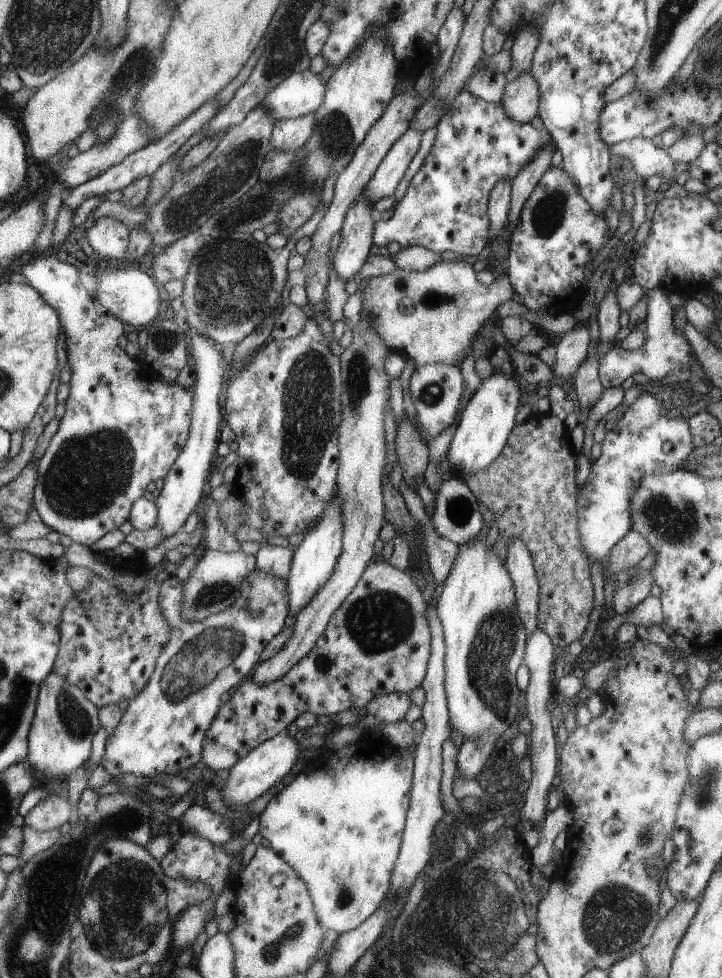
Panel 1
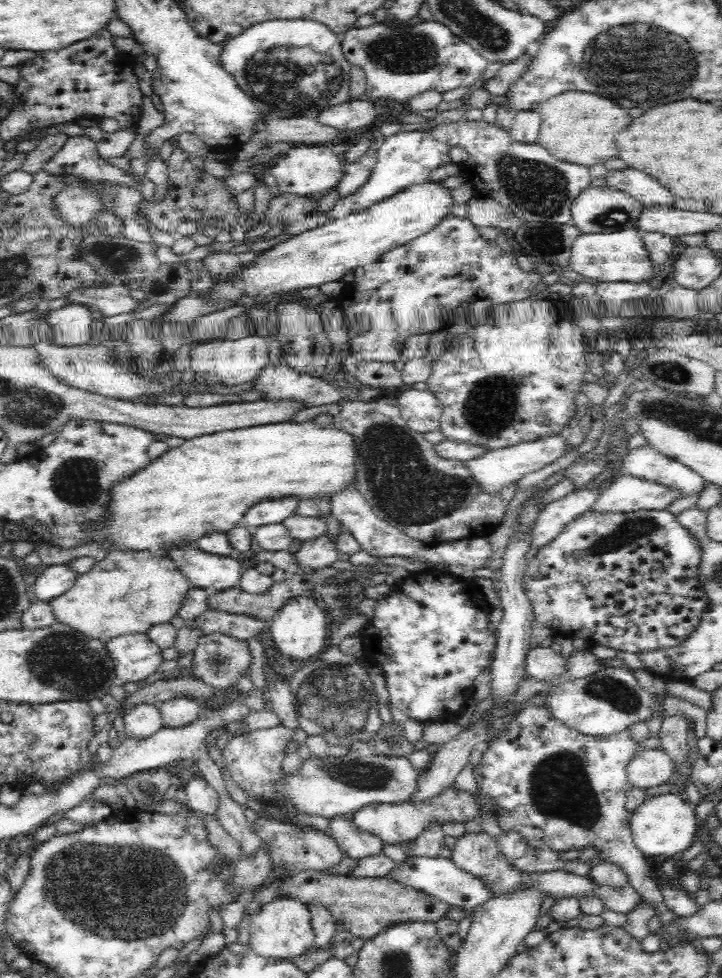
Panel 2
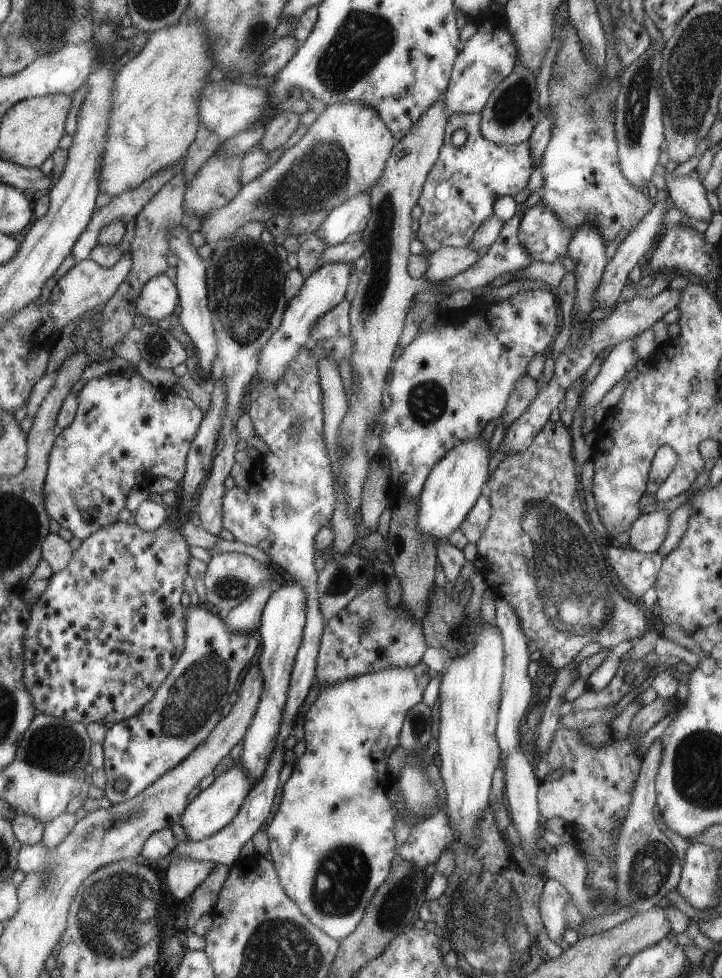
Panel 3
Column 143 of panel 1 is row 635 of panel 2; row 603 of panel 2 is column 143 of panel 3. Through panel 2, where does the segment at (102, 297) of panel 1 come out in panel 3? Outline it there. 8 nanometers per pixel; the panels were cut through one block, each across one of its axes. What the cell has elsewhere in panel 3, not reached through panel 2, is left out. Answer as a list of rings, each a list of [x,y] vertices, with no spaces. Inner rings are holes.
[[[164,273],[149,278],[135,300],[136,314],[152,321],[169,316],[177,304],[177,290]]]

